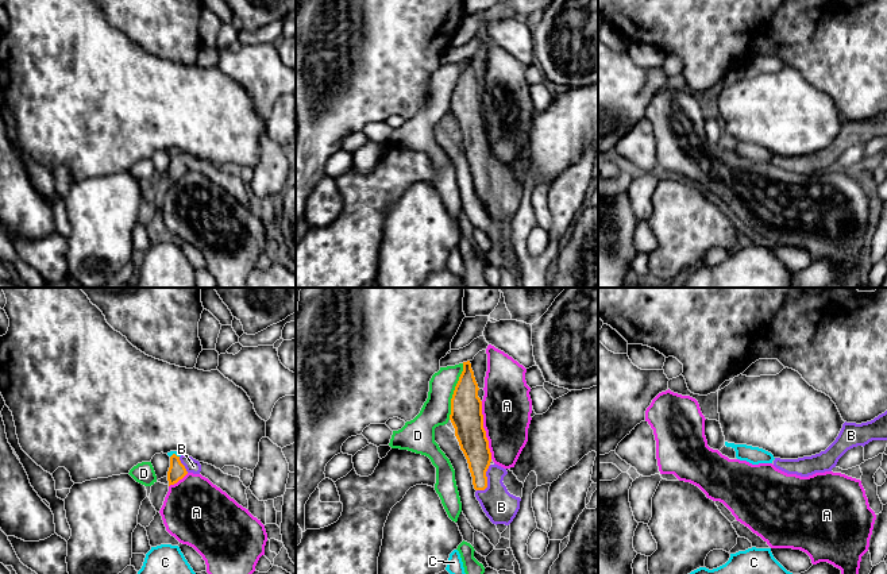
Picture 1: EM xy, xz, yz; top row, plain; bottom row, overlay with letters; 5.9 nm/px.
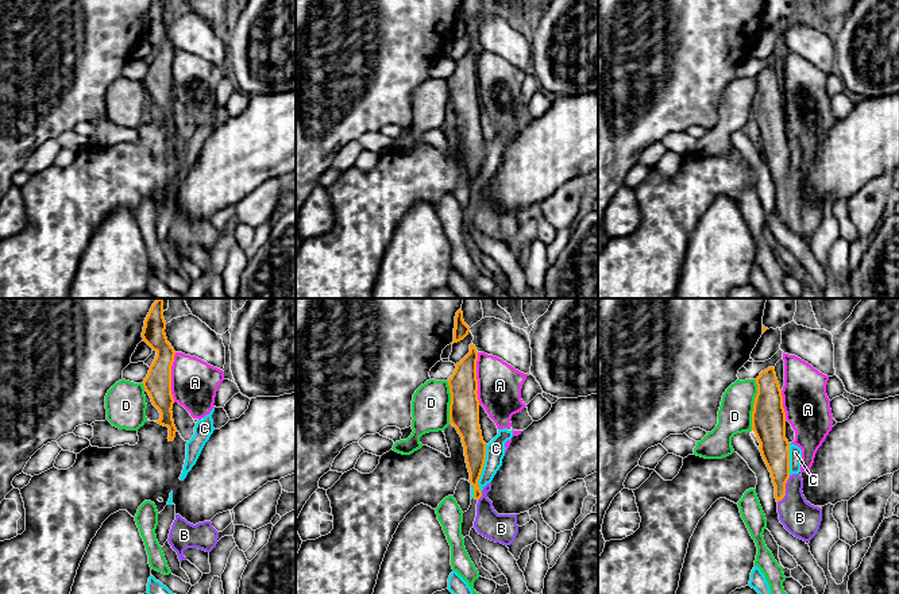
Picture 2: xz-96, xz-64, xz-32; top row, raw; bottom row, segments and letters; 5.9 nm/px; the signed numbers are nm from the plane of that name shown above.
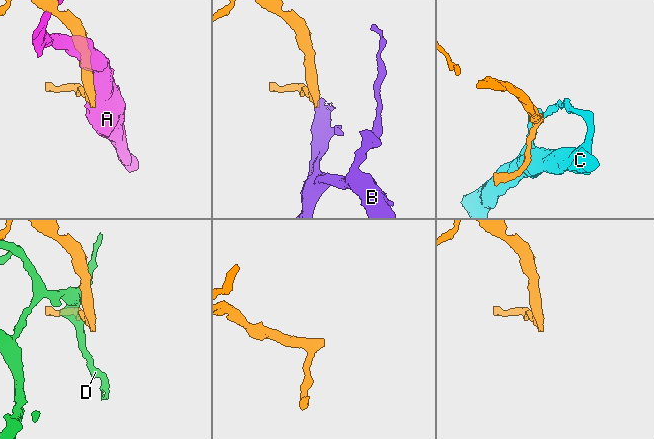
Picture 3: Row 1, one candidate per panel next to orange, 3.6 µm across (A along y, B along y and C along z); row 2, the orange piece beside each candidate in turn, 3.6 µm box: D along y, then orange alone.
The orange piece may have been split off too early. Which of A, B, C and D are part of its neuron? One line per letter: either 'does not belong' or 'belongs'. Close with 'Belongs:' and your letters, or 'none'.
A: does not belong
B: belongs
C: does not belong
D: does not belong
Belongs: B

